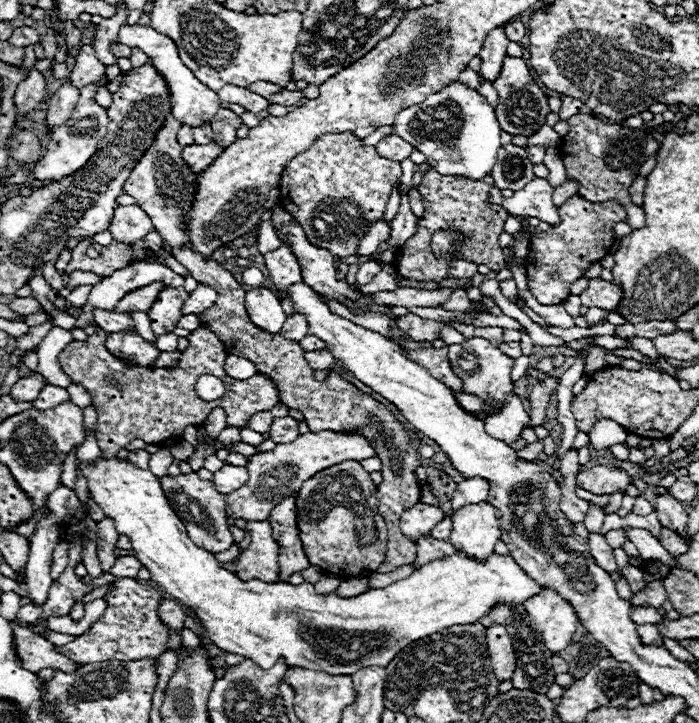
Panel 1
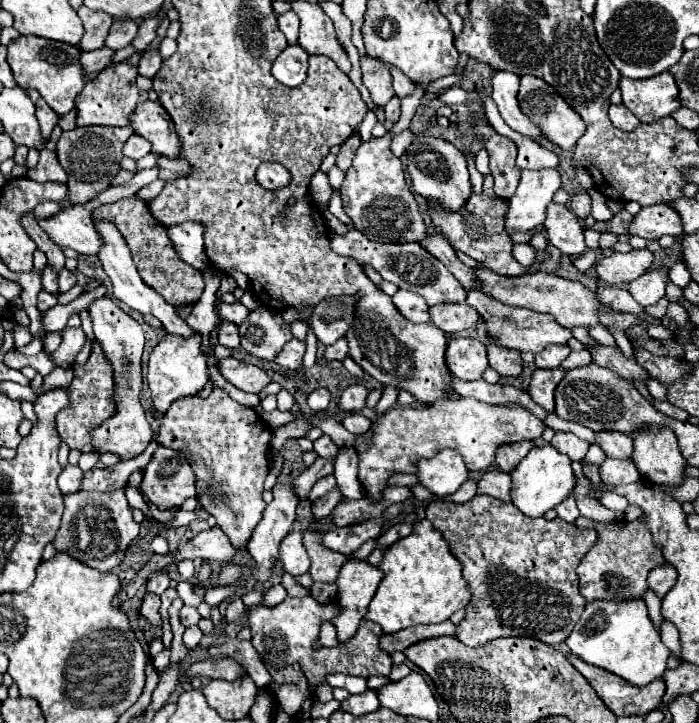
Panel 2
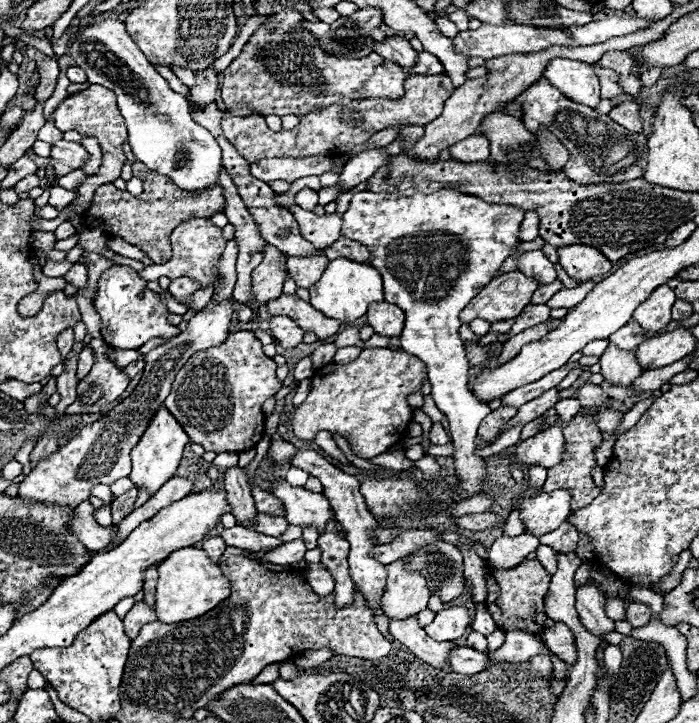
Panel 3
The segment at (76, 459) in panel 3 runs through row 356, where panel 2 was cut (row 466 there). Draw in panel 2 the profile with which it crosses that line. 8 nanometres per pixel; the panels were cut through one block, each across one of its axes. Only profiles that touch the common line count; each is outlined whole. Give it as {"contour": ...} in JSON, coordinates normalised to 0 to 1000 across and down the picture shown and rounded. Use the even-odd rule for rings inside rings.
{"contour":[[[226,617],[206,650],[203,680],[226,705],[258,703],[263,692],[278,689],[278,656],[266,633],[249,628],[249,622]]]}

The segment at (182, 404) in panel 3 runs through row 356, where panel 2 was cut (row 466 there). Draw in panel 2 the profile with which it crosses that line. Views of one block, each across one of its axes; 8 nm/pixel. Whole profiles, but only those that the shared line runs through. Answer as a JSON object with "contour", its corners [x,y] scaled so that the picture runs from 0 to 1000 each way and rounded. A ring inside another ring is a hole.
{"contour":[[[303,534],[298,550],[286,550],[286,548],[258,550],[243,562],[243,567],[229,581],[223,611],[229,617],[249,620],[266,631],[280,661],[280,692],[286,694],[286,703],[309,716],[309,725],[320,733],[320,739],[329,744],[338,761],[349,761],[355,755],[355,747],[361,744],[361,736],[369,728],[375,708],[381,703],[375,692],[375,680],[383,656],[381,631],[386,625],[386,606],[389,606],[386,589],[361,564],[340,559],[320,539],[309,534]]]}

